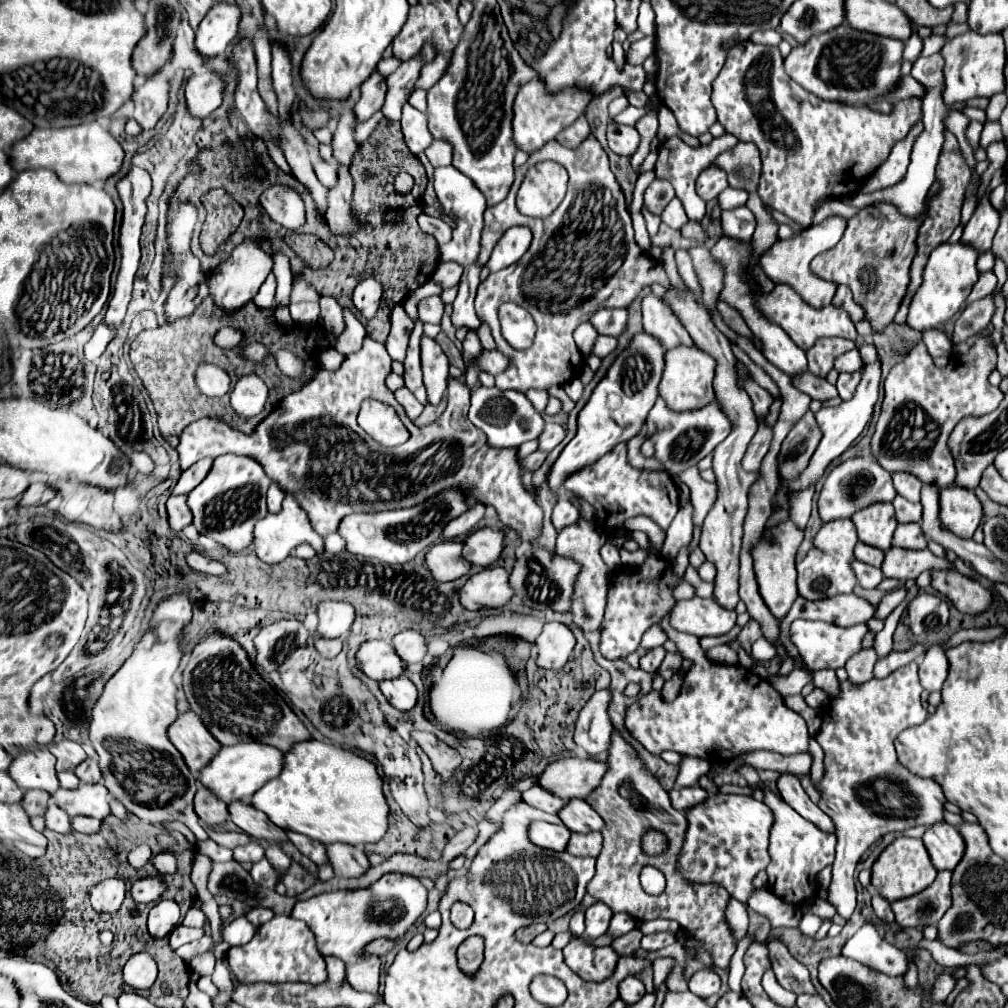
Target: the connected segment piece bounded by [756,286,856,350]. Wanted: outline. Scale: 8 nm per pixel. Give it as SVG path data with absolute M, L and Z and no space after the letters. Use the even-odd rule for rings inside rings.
M786 286L786 290L774 290L772 294L764 296L762 292L758 292L756 296L756 306L774 322L778 322L786 334L802 348L802 350L808 350L814 346L814 342L822 336L842 336L842 338L848 338L848 340L856 340L856 328L854 328L854 322L850 320L850 316L846 312L842 312L840 308L834 308L832 304L826 306L826 308L812 308L808 304L802 304L802 300L798 298L798 294Z

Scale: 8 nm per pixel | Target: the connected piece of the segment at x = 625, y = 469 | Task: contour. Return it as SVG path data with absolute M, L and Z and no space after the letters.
M616 444L606 456L602 456L596 464L590 464L564 480L564 488L572 490L586 502L596 508L596 520L604 520L608 532L616 532L626 518L632 516L650 516L656 520L664 530L670 526L672 518L678 512L678 486L664 472L650 472L632 468L626 460L626 444Z

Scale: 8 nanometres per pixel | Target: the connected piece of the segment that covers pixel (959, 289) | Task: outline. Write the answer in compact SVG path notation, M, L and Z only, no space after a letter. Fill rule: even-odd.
M942 242L938 248L932 250L924 270L922 288L918 288L916 296L912 298L908 312L908 324L914 330L922 332L926 328L940 328L962 308L972 286L980 276L976 268L976 260L978 260L978 252L974 250L974 246L968 246L964 242Z

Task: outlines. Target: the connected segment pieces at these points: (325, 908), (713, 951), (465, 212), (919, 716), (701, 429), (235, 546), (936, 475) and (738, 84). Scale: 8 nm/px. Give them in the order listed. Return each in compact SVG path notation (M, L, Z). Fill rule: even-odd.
M384 874L378 882L358 890L336 890L298 900L292 908L294 918L300 918L316 936L316 946L322 956L338 956L345 964L348 982L356 989L378 994L380 956L368 954L366 946L378 938L402 940L416 920L426 910L426 888L408 874Z
M616 730L610 738L606 766L608 770L606 776L602 776L602 784L590 792L590 796L586 796L586 802L606 822L602 830L604 848L598 854L596 874L586 886L586 892L608 904L612 912L626 912L640 922L654 918L676 920L686 932L702 940L718 968L728 968L728 962L736 950L736 938L732 936L730 924L726 922L726 904L730 894L716 884L686 884L686 880L678 876L674 864L686 834L686 816L672 808L668 792L660 786L658 778L646 770L632 744L626 742ZM648 828L658 830L668 838L668 848L658 856L646 856L642 850L642 836ZM646 864L662 870L666 876L666 890L660 896L650 896L640 888L638 876Z
M442 166L442 168L434 168L434 192L444 208L444 212L454 218L456 228L452 234L452 240L440 248L440 258L448 258L458 262L464 268L464 274L460 278L458 284L458 296L454 300L454 312L452 312L452 322L456 328L462 328L470 322L480 322L476 318L474 312L474 296L476 296L476 288L480 284L480 266L478 266L478 252L480 252L480 234L484 228L484 210L486 210L486 200L482 196L482 192L476 188L476 184L464 176L460 170L456 170L454 166Z
M910 662L896 672L892 672L888 678L878 680L872 678L870 682L862 686L854 686L852 682L842 682L840 694L828 710L824 710L820 732L816 734L816 740L820 742L824 750L824 778L820 782L822 798L818 802L820 810L826 812L834 826L838 836L836 846L836 860L832 864L832 882L828 886L828 902L836 908L836 912L842 918L850 918L856 908L856 888L854 888L854 870L860 860L860 856L868 850L870 844L874 844L878 838L882 838L888 832L902 832L912 826L930 826L934 822L942 820L944 814L944 794L934 780L922 780L918 776L912 776L896 758L894 740L896 736L916 724L922 724L928 716L928 712L920 704L922 686L918 680L918 664Z
M658 398L646 420L646 434L654 442L656 458L668 468L672 476L688 466L698 464L704 456L712 454L714 448L730 434L730 430L732 430L732 422L720 408L718 400L712 400L710 404L698 410L674 412L666 408L666 402L662 398Z
M224 454L214 458L214 462L210 458L202 458L188 470L184 470L172 494L188 494L188 508L194 516L192 524L196 526L196 530L208 538L214 538L218 544L228 548L230 554L236 554L250 546L250 542L254 540L254 524L268 514L266 508L268 486L270 480L256 460L248 456Z
M978 336L974 346L968 350L968 354L958 354L952 356L946 368L936 368L930 354L926 352L924 344L920 342L914 346L908 356L898 362L890 374L884 380L884 390L886 398L882 402L882 412L876 422L876 430L870 442L872 456L880 462L882 468L888 472L908 472L916 478L920 478L924 484L934 484L938 488L946 488L954 484L956 470L954 470L954 460L948 450L948 436L954 430L954 426L966 418L966 416L984 416L992 410L998 408L1002 402L1002 392L988 382L990 370L996 368L996 350L990 346L990 336Z
M744 42L730 48L726 64L720 76L714 80L712 102L718 112L718 122L724 126L724 130L742 142L754 142L760 150L762 176L758 184L758 196L762 202L790 216L802 226L810 226L814 204L818 200L830 196L844 198L852 194L862 184L864 176L888 158L894 142L904 138L908 130L922 118L922 104L916 98L896 102L892 114L882 114L866 106L848 106L822 100L786 76L782 56L776 46L760 46L754 42Z

